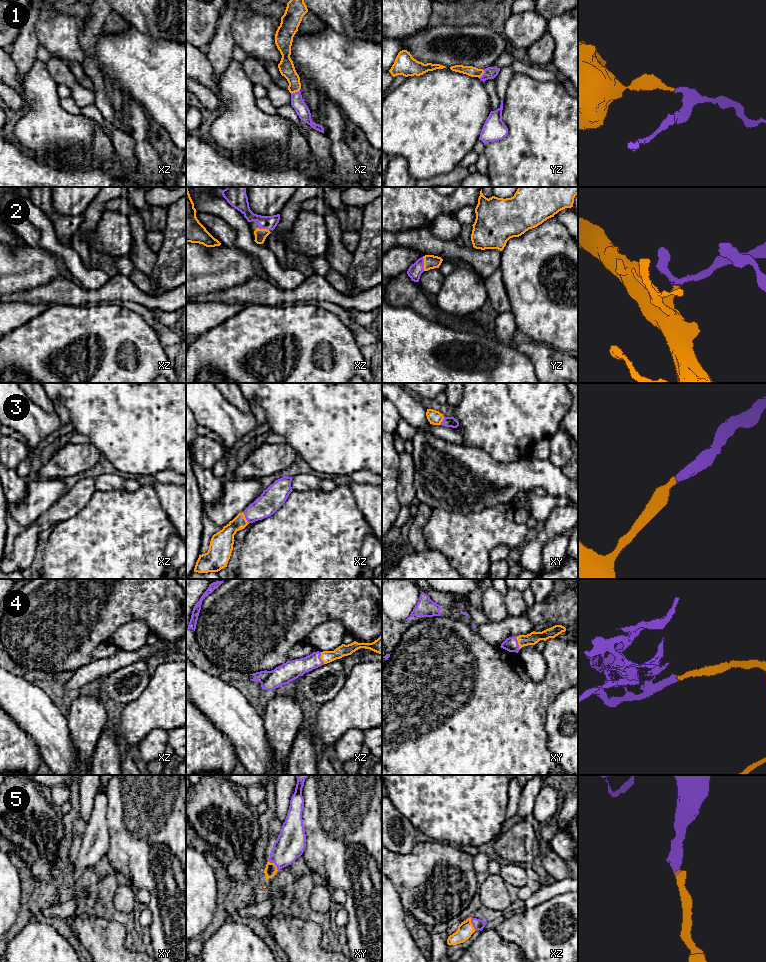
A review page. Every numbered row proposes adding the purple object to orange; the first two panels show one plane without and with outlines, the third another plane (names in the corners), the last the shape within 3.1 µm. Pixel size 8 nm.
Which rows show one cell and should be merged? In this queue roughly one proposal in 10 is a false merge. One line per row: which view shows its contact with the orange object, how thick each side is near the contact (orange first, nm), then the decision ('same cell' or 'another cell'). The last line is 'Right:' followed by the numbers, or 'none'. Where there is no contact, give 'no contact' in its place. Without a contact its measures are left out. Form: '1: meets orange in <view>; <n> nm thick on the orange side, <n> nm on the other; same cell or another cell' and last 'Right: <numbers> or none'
1: meets orange in xz; 130 nm thick on the orange side, 110 nm on the other; same cell
2: meets orange in yz; 110 nm thick on the orange side, 110 nm on the other; same cell
3: meets orange in xz; 160 nm thick on the orange side, 180 nm on the other; same cell
4: meets orange in xy; 100 nm thick on the orange side, 110 nm on the other; same cell
5: meets orange in xz; 120 nm thick on the orange side, 90 nm on the other; same cell
Right: 1, 2, 3, 4, 5

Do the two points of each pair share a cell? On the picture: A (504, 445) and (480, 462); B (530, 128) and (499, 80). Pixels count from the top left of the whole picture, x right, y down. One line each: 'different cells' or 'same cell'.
A: different cells
B: different cells

